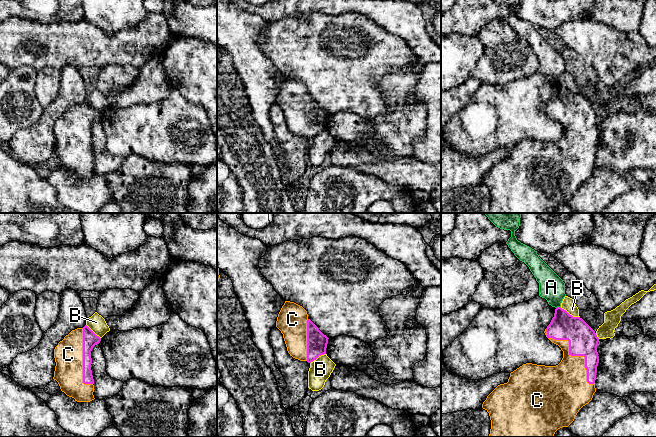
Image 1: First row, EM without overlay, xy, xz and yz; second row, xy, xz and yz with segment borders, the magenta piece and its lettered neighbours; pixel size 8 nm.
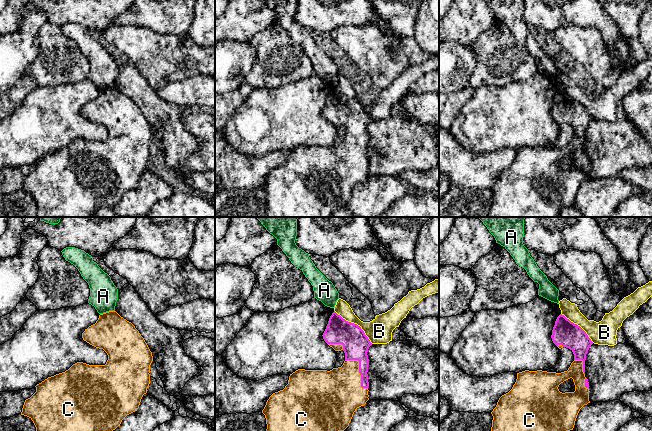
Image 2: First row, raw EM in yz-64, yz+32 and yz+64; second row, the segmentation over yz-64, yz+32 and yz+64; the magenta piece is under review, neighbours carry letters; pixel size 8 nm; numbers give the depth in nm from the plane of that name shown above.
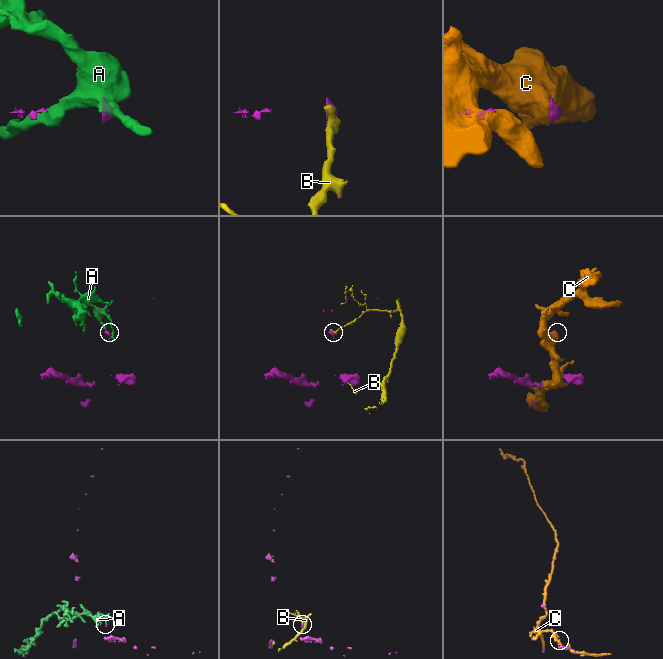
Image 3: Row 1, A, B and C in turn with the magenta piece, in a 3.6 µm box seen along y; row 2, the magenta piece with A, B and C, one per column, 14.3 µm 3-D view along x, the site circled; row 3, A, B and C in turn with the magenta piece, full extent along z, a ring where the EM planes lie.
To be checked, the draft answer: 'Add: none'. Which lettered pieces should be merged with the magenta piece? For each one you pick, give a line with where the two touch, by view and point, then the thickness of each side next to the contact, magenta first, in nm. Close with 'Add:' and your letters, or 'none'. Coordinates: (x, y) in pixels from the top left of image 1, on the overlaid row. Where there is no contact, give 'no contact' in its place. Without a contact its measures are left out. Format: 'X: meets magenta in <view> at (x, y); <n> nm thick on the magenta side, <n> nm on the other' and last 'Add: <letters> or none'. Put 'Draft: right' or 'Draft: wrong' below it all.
C: meets magenta in yz at (572, 355); 240 nm thick on the magenta side, 360 nm on the other
Add: C
Draft: wrong

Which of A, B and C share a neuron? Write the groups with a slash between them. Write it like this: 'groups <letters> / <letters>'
groups A / B / C

